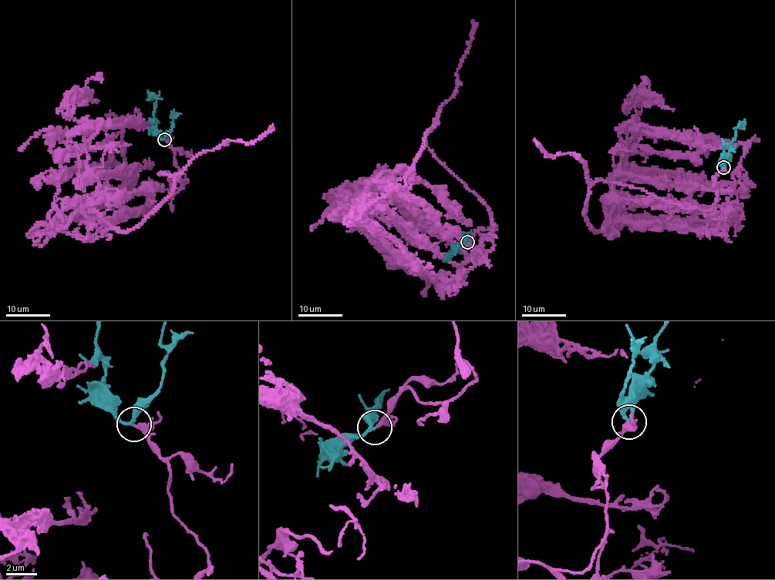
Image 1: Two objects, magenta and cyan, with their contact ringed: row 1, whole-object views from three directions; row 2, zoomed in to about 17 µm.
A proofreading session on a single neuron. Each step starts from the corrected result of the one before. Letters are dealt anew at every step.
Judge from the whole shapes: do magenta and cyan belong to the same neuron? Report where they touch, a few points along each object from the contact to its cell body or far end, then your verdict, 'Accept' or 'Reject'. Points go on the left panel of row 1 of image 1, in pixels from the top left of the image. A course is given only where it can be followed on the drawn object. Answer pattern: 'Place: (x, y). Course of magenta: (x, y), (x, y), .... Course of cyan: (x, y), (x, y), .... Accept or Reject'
Place: (164, 139). Course of magenta: (165, 139), (181, 188), (149, 186), (150, 206), (95, 225), (84, 135), (148, 123). Course of cyan: (164, 139), (159, 136), (156, 130), (153, 114), (156, 98), (148, 91). Accept

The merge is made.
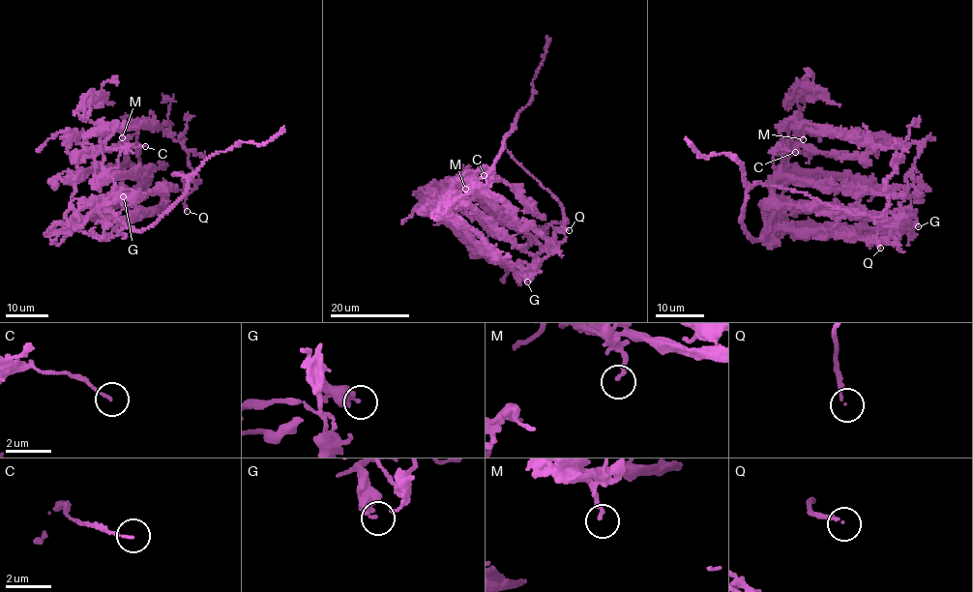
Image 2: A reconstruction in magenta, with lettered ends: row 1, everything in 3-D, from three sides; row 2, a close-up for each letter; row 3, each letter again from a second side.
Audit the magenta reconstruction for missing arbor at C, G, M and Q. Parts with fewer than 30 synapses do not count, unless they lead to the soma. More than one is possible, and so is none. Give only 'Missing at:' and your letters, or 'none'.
Missing at: Q

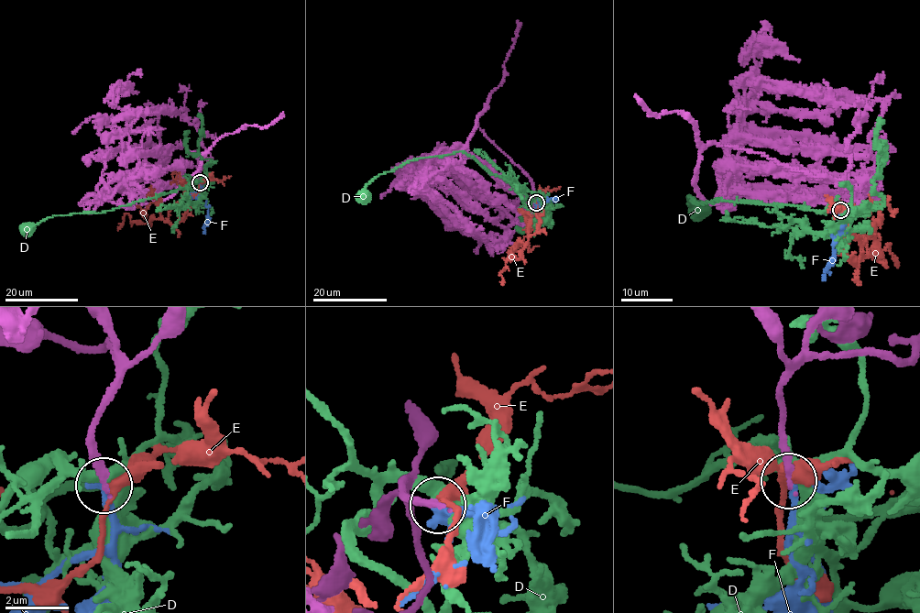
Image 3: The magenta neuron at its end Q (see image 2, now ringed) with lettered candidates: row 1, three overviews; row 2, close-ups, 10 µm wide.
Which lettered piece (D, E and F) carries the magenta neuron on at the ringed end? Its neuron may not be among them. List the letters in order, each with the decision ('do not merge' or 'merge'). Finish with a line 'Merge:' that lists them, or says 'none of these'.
D: do not merge
E: do not merge
F: merge
Merge: F

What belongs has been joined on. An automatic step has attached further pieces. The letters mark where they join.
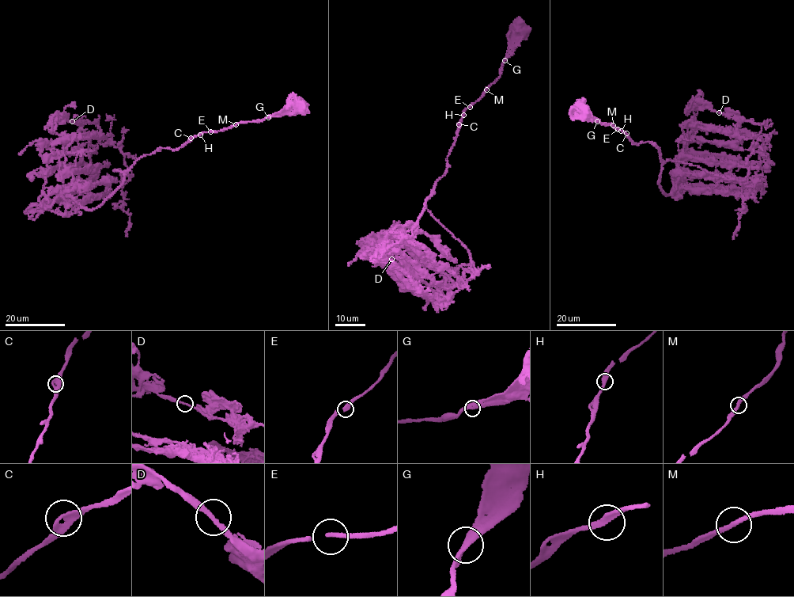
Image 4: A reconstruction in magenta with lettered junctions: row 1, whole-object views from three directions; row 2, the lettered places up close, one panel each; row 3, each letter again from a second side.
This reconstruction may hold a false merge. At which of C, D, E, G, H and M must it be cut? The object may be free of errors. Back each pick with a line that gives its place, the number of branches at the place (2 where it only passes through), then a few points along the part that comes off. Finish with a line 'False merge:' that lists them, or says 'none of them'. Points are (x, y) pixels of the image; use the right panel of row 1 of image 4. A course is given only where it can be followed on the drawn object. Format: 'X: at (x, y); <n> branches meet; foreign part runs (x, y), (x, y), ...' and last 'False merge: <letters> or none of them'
False merge: none of them

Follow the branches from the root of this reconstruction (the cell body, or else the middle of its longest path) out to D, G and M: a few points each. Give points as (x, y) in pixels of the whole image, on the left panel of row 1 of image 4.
D: (300, 106), (160, 147), (92, 210), (67, 192), (65, 134), (52, 132), (57, 120), (73, 121)
G: (300, 106), (295, 105), (268, 117)
M: (300, 106), (295, 105), (262, 119), (236, 124)

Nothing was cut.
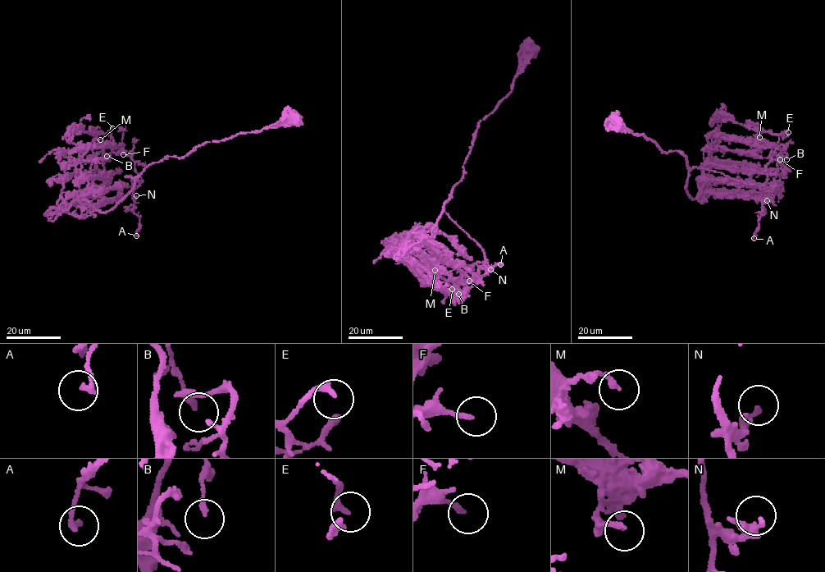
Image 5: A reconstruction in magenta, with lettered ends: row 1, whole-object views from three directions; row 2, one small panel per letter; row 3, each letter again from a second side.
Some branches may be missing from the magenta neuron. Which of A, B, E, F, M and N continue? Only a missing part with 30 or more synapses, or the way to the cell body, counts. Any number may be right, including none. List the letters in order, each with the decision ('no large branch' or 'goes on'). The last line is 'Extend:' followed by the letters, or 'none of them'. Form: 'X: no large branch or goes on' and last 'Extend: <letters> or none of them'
A: no large branch
B: no large branch
E: no large branch
F: no large branch
M: no large branch
N: no large branch
Extend: none of them

